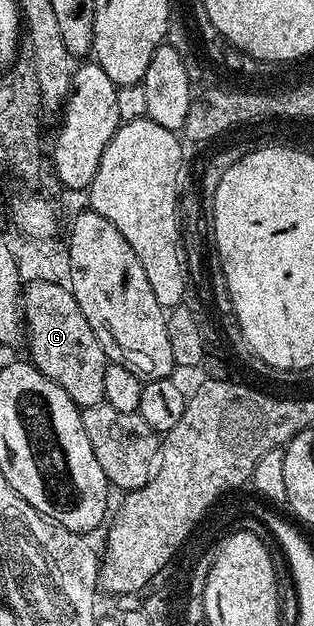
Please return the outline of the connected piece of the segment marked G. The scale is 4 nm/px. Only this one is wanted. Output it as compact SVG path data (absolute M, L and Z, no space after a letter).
M33 282L21 291L22 299L22 317L24 319L24 330L28 335L28 344L30 340L29 361L41 374L46 374L68 396L79 408L88 406L100 406L104 402L104 368L108 365L108 359L104 348L100 348L100 340L88 328L88 320L84 320L84 312L80 312L80 304L72 296L70 289L61 287L60 284Z

